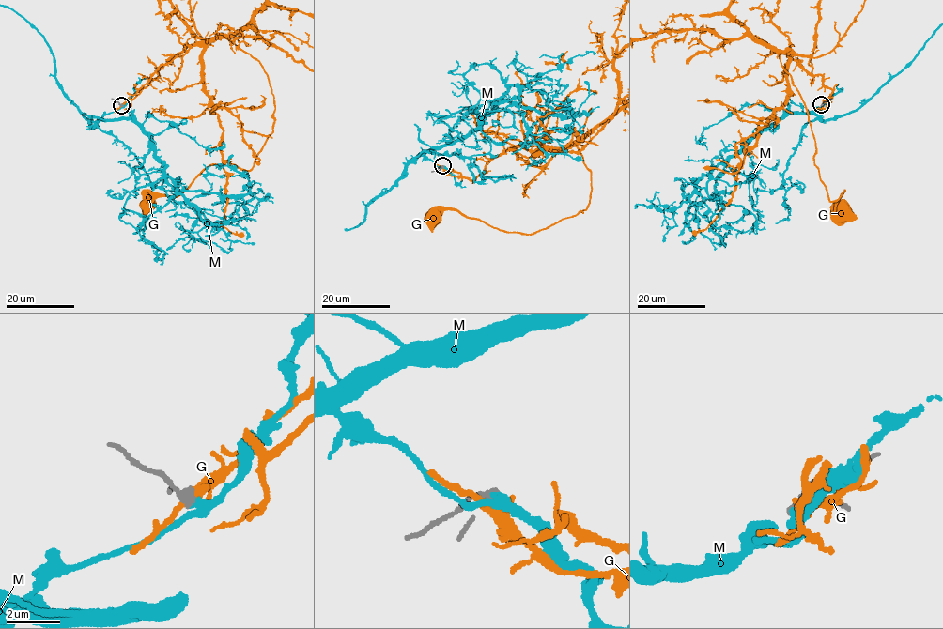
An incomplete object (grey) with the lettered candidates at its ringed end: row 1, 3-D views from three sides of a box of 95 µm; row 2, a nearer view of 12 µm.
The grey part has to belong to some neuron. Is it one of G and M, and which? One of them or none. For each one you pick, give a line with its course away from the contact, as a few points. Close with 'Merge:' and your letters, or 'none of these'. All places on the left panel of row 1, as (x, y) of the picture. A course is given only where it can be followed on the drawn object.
Merge: none of these

